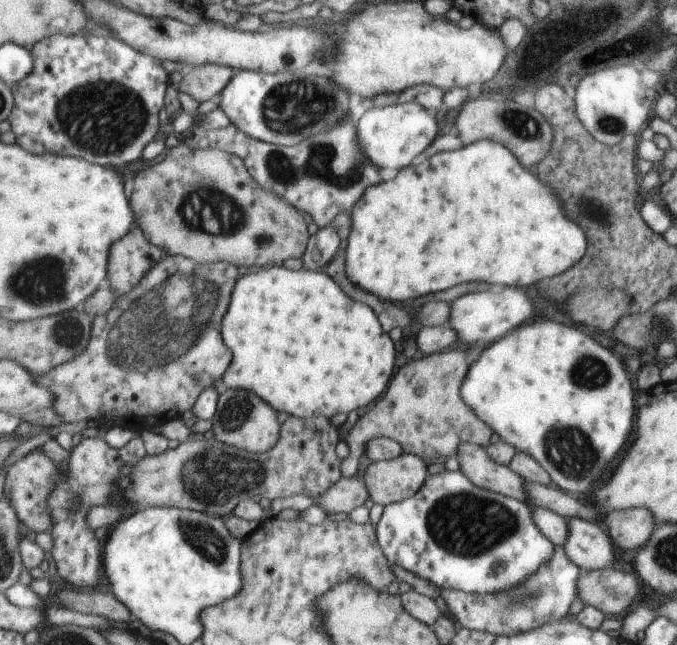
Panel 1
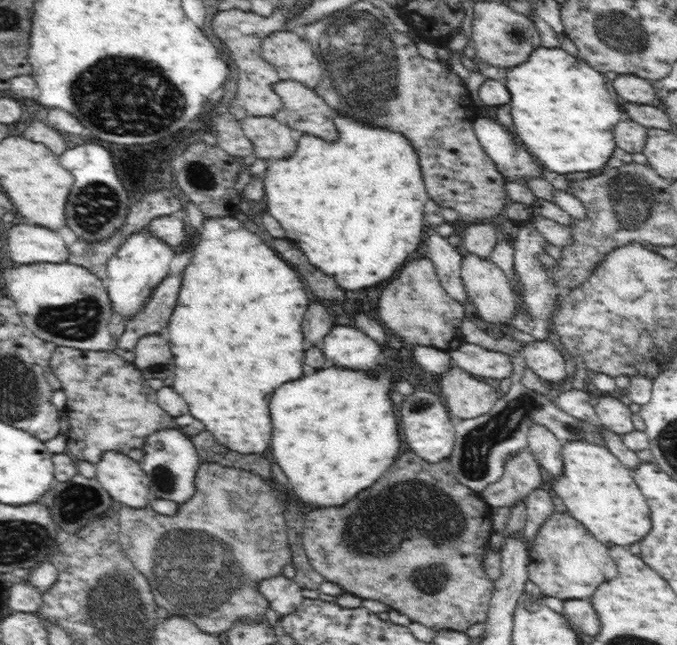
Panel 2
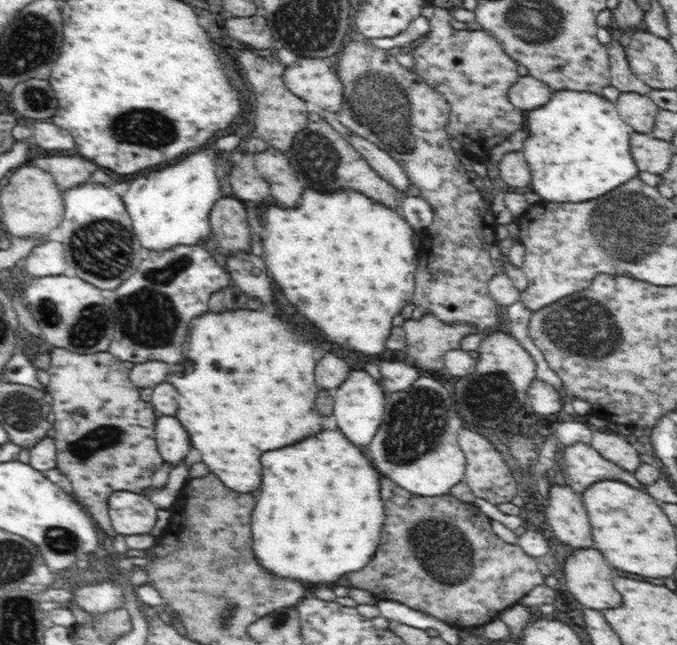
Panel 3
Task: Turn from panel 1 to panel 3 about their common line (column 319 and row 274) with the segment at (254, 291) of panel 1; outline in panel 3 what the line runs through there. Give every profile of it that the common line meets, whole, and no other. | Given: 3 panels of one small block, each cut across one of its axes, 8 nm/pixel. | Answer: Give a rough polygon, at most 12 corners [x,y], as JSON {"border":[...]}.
{"border":[[355,190],[271,204],[263,260],[326,340],[386,352],[415,230]]}

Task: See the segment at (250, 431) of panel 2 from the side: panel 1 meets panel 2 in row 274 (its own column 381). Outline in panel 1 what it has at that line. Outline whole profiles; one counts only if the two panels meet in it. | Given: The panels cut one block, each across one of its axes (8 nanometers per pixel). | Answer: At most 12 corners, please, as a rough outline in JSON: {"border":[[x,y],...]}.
{"border":[[500,142],[351,210],[348,280],[401,304],[532,289],[586,232]]}

